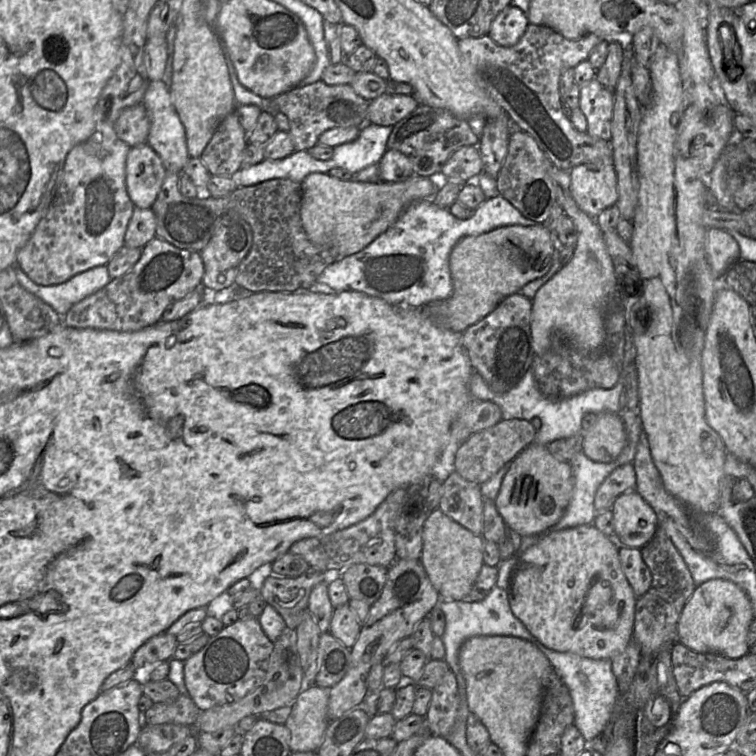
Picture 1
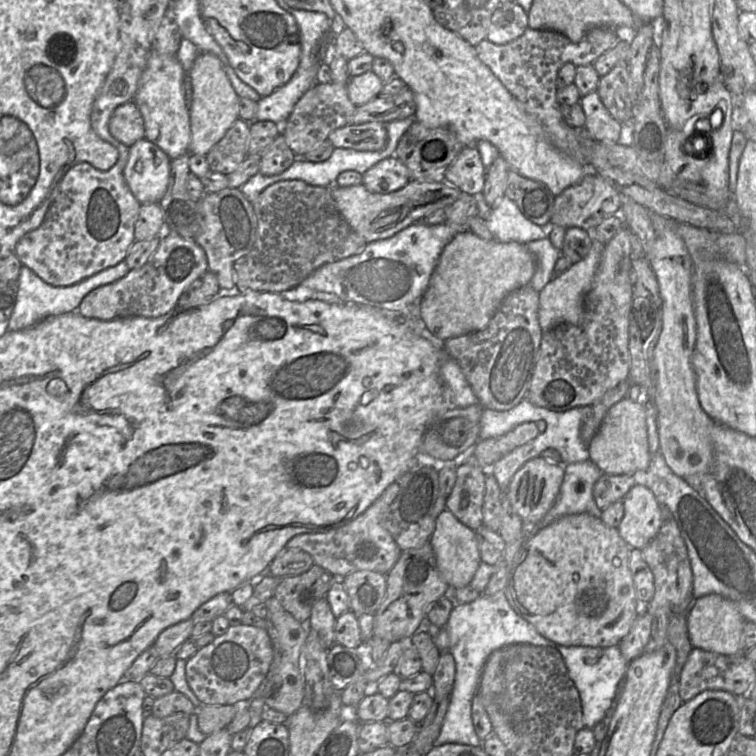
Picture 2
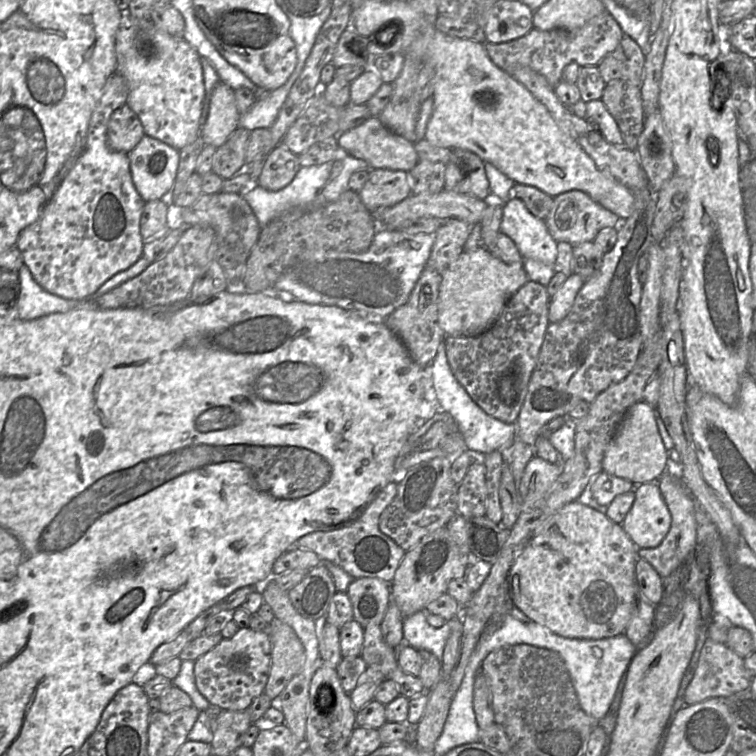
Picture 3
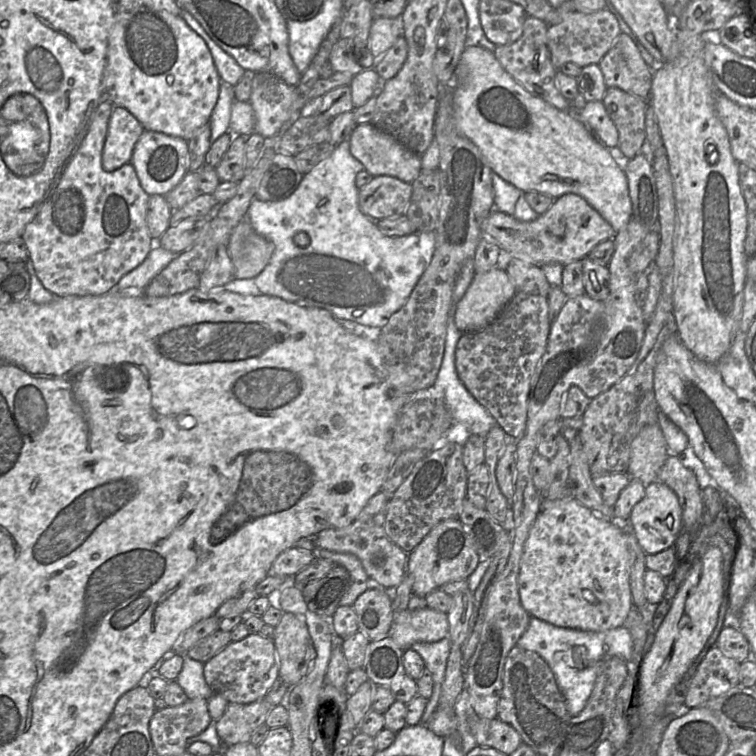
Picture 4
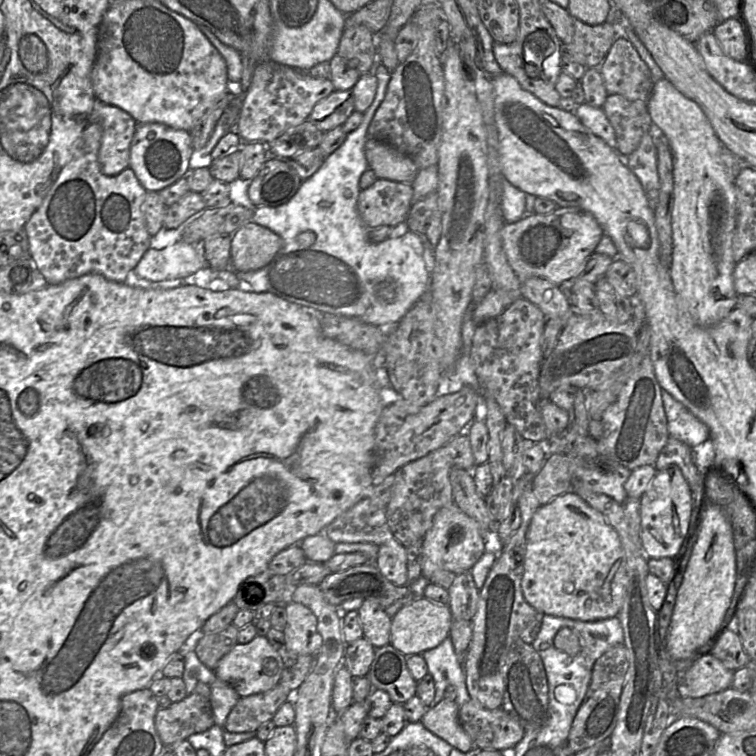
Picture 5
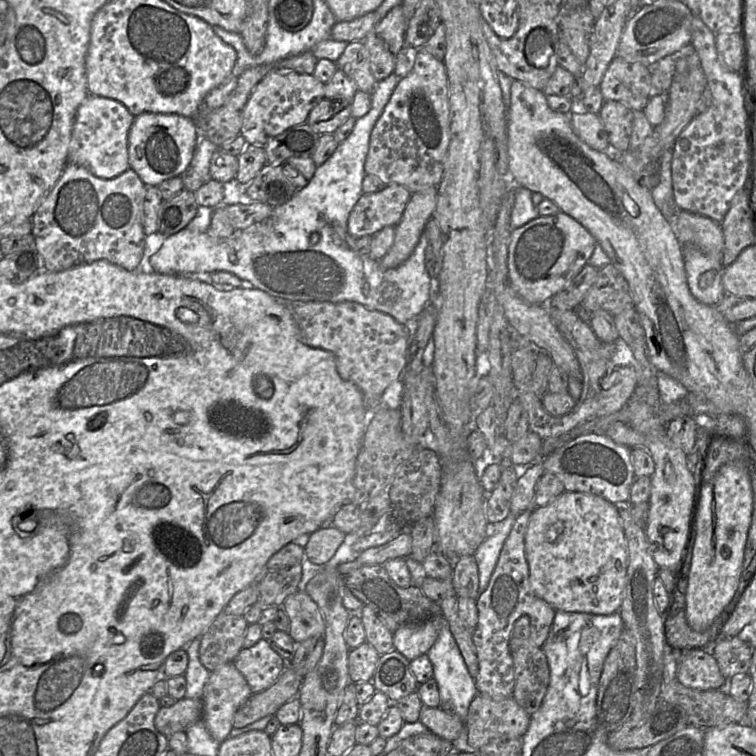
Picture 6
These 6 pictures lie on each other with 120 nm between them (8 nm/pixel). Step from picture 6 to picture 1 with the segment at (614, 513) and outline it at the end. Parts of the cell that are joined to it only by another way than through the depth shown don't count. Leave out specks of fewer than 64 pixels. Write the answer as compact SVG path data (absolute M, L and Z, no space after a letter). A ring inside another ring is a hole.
M593 524L553 532L518 557L506 588L510 609L546 648L612 660L633 641L637 597L619 560L620 545Z

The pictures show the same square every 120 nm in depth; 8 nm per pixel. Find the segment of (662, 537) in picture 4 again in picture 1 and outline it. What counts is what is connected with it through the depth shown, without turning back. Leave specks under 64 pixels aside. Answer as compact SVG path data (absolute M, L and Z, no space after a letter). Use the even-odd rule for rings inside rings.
M636 490L620 495L611 511L612 537L620 546L642 549L652 540L659 527L655 511Z

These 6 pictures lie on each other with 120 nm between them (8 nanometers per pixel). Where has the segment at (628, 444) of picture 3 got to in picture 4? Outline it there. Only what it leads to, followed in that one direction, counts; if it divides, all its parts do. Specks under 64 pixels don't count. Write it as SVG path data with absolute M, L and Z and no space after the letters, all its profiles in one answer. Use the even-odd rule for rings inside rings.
M659 424L647 425L631 444L627 474L645 485L656 481L657 474L669 454L671 453Z

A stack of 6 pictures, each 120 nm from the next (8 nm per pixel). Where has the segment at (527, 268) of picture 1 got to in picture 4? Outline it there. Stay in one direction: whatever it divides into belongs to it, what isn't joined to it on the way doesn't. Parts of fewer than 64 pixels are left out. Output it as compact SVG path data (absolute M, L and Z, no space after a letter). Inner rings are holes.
M495 266L484 273L476 273L466 293L456 305L454 321L457 328L465 333L477 331L490 324L517 292L508 273Z

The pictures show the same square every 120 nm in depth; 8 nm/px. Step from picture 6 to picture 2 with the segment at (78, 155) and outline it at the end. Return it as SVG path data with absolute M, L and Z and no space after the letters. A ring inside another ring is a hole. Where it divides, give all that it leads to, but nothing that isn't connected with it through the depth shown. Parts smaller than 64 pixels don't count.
M134 101L126 102L114 110L109 120L109 132L127 147L145 138L144 120Z

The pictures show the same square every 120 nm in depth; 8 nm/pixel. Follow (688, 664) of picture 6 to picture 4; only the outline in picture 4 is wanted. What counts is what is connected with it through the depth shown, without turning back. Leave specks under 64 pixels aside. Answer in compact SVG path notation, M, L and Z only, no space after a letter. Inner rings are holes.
M712 646L697 667L684 705L689 708L699 707L707 700L738 686L739 667L740 663Z

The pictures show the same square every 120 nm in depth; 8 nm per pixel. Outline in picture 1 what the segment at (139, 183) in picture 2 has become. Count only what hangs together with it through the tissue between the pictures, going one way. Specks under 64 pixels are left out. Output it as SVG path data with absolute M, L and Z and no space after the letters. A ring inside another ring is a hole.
M147 144L131 147L126 159L125 184L134 206L151 208L161 190L166 169Z

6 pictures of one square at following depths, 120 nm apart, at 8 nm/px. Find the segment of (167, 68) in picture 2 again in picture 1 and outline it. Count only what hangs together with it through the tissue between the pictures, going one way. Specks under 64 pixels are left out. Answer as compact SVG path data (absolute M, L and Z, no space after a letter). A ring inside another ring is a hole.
M163 80L149 82L142 104L150 118L147 144L158 154L166 171L183 173L184 166L190 158L185 129L172 103L169 89Z

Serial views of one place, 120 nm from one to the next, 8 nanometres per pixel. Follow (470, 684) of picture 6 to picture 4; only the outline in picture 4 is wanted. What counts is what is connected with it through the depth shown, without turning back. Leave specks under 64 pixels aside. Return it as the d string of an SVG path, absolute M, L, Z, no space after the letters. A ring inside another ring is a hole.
M444 637L437 642L415 643L411 646L411 648L421 656L425 663L425 667L429 669L433 679L432 695L427 700L420 724L426 725L432 713L437 708L451 644L450 638Z

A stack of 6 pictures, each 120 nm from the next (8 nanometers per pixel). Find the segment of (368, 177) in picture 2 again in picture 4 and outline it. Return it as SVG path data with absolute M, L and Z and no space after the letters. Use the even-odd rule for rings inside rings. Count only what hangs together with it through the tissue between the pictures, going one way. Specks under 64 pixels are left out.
M375 176L358 191L358 204L368 218L378 221L403 215L412 195L412 185L391 176Z

